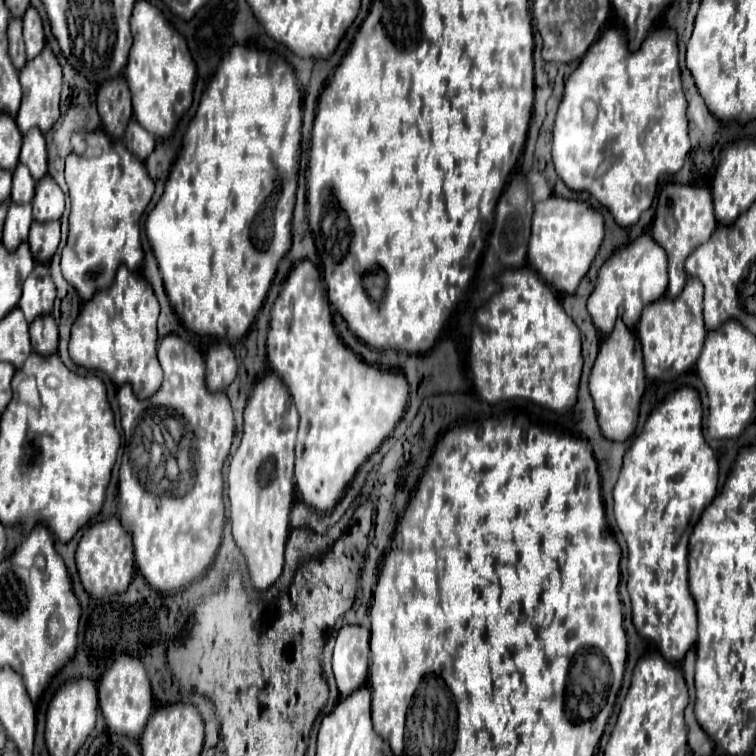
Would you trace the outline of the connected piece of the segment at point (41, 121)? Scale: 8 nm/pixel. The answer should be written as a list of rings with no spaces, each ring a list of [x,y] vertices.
[[[46,46],[40,56],[30,60],[22,70],[20,70],[20,84],[22,84],[22,104],[16,116],[16,124],[22,134],[26,134],[30,128],[40,128],[42,134],[46,134],[58,120],[60,110],[60,90],[62,90],[62,70],[52,54],[52,50]]]

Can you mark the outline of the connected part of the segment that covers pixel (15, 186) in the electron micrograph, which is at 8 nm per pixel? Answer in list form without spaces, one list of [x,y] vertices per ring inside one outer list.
[[[18,164],[14,174],[12,174],[12,194],[10,194],[10,200],[16,202],[16,204],[32,202],[34,186],[36,186],[36,180],[30,176],[28,168],[24,164]]]

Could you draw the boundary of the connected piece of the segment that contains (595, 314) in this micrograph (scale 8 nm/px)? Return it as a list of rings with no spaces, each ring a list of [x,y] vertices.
[[[642,234],[632,244],[620,248],[598,272],[598,284],[588,298],[588,314],[592,324],[600,334],[610,334],[616,320],[622,320],[630,330],[636,328],[642,308],[650,302],[656,302],[664,296],[668,288],[668,270],[666,270],[666,252],[660,248],[650,234]]]

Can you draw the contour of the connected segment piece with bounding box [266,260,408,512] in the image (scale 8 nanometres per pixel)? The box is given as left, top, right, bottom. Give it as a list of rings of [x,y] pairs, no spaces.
[[[302,260],[294,266],[278,300],[274,302],[266,338],[266,356],[270,370],[288,386],[300,414],[294,466],[294,484],[298,496],[302,496],[302,502],[312,506],[316,512],[328,512],[340,502],[358,468],[380,448],[380,444],[390,436],[394,426],[404,416],[408,402],[406,378],[400,372],[380,372],[380,368],[368,368],[368,364],[340,344],[340,338],[332,326],[330,306],[324,296],[320,272],[308,260]]]

